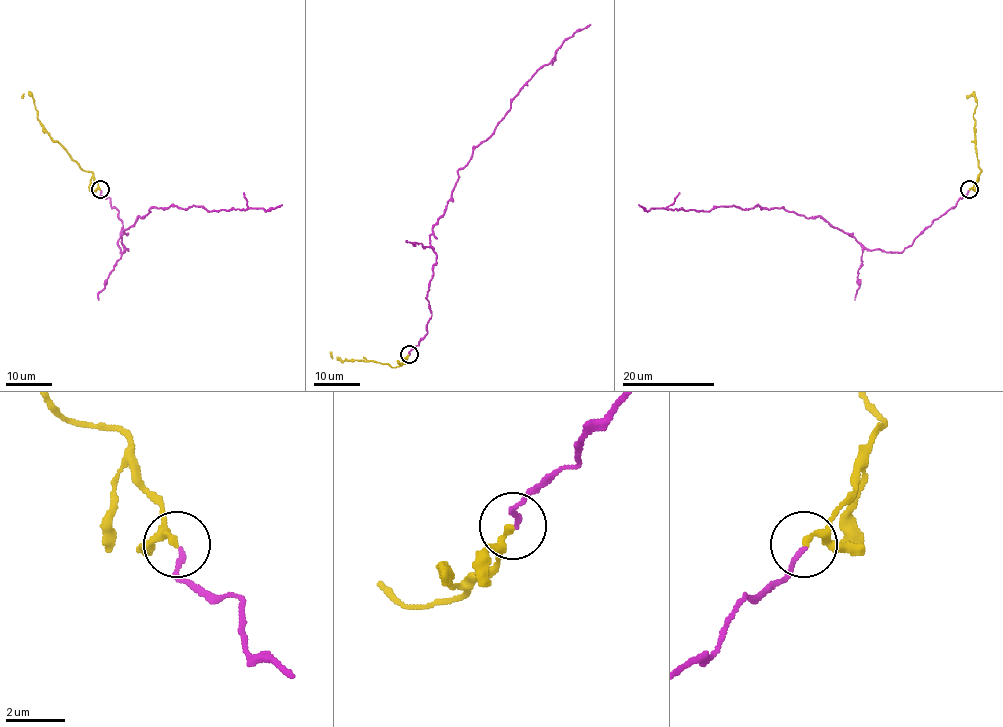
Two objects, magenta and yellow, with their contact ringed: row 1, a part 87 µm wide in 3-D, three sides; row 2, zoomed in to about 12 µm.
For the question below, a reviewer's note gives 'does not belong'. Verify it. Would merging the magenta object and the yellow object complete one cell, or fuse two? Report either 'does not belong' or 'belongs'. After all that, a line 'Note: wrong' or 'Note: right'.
belongs
Note: wrong

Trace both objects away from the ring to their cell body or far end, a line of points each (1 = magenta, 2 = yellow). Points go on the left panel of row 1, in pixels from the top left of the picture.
1: (100, 190), (119, 212), (121, 252), (128, 250), (121, 236), (151, 208), (266, 210), (282, 204)
2: (100, 189), (93, 174), (84, 171), (52, 139), (37, 118), (34, 100), (28, 94), (21, 97)

